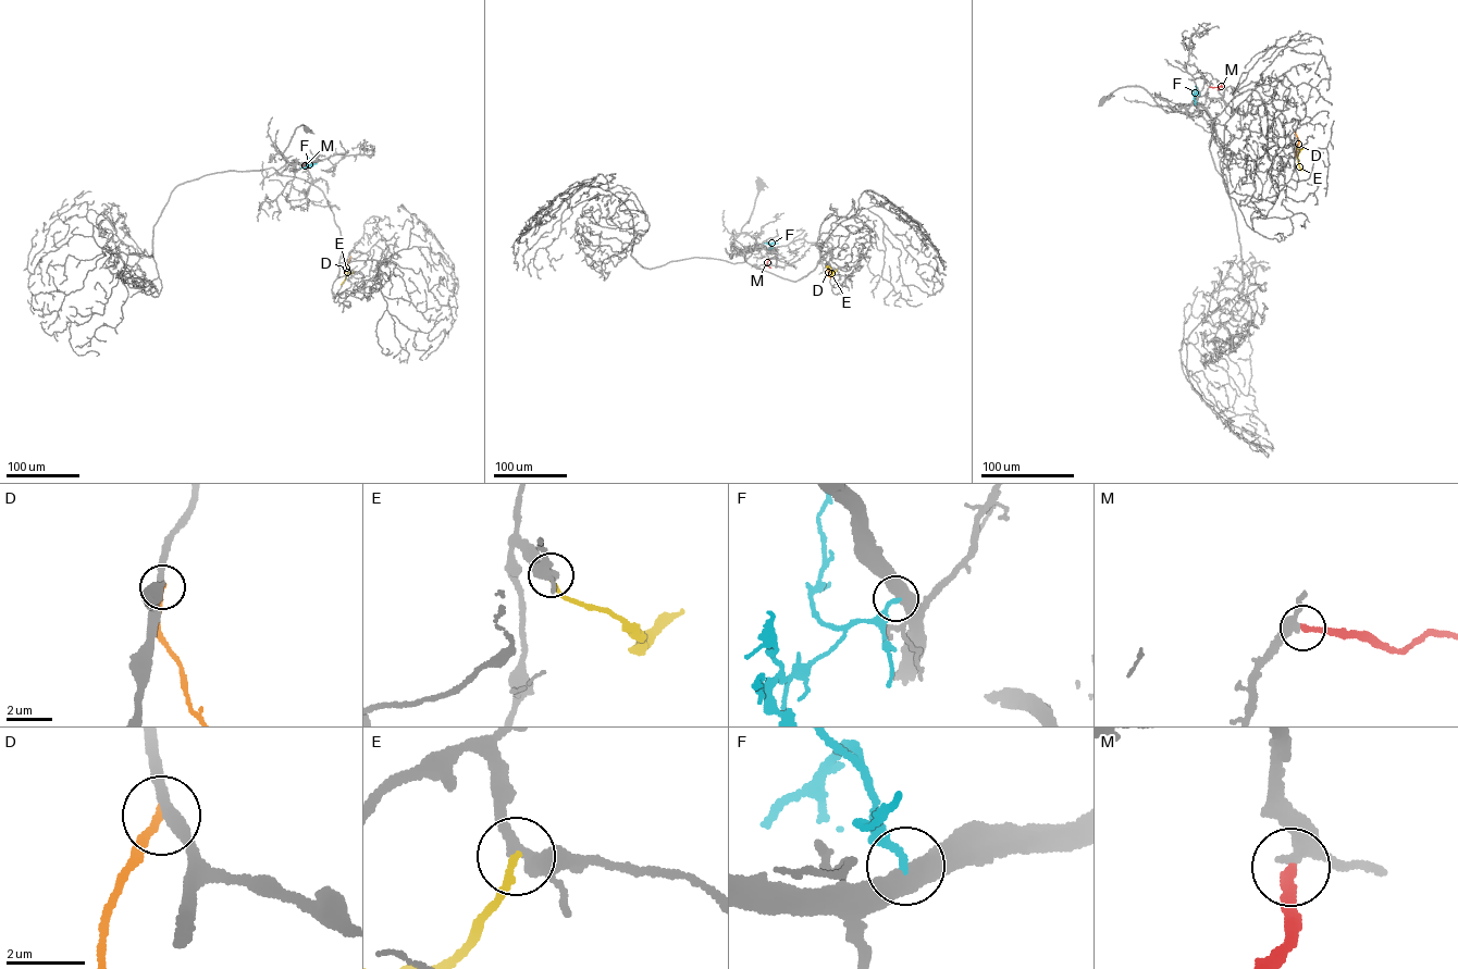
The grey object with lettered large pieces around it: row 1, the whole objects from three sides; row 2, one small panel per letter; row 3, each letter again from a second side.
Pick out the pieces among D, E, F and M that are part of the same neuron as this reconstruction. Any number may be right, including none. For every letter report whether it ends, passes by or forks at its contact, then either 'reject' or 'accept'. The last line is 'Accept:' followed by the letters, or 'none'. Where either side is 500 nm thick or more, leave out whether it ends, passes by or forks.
D: it ends there; reject
E: it ends there; accept
F: reject
M: it ends there; accept
Accept: E, M

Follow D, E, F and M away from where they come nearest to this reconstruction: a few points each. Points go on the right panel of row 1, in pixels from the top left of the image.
D: (1295, 132), (1298, 144), (1295, 156)
E: (1296, 147), (1302, 148), (1297, 157), (1301, 170)
F: (1199, 91), (1194, 97), (1196, 104)
M: (1209, 87), (1222, 84)

